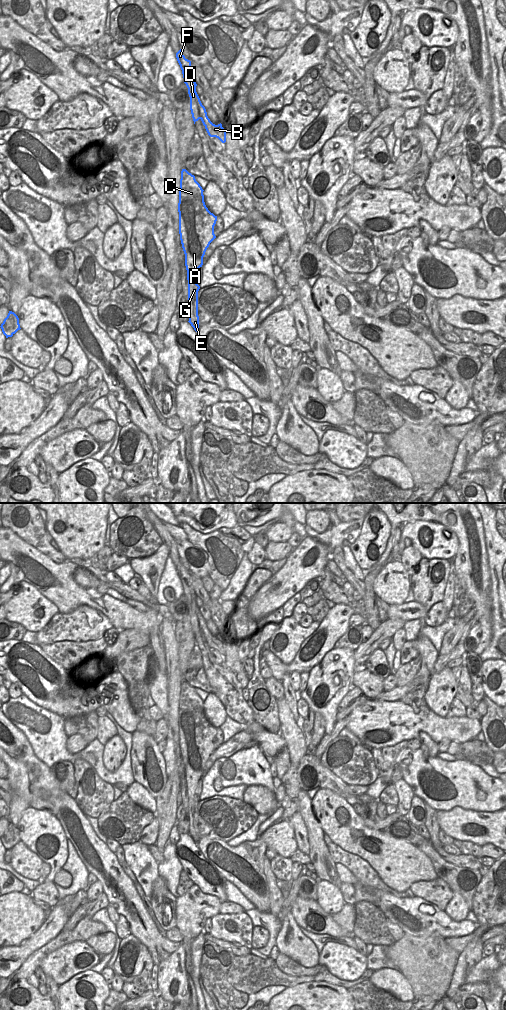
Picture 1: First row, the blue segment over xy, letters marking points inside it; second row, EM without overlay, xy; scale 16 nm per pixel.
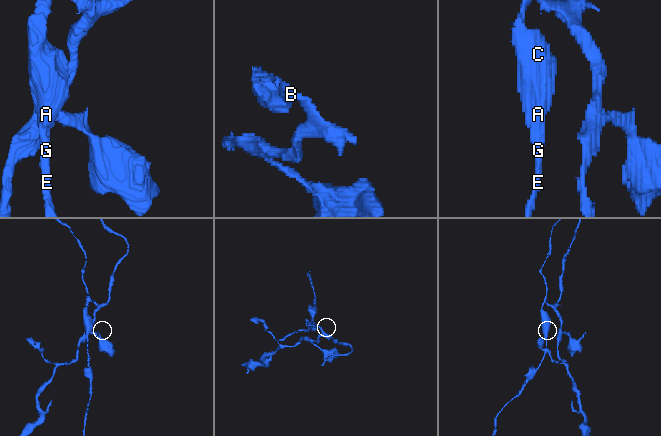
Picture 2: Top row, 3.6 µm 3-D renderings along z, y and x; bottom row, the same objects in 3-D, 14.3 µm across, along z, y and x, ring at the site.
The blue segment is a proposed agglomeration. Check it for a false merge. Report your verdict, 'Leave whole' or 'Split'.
Split.

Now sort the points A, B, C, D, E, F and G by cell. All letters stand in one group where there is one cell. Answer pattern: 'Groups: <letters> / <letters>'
Groups: A C D E F G / B.

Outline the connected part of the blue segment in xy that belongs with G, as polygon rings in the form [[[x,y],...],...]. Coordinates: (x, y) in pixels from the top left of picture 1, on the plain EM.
[[[182,681],[178,715],[179,746],[187,782],[188,834],[196,844],[199,841],[198,803],[200,801],[196,789],[198,781],[203,777],[207,760],[216,750],[214,738],[217,733],[217,728],[205,717],[203,703],[195,688]]]

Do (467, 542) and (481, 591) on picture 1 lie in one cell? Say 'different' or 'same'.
same

